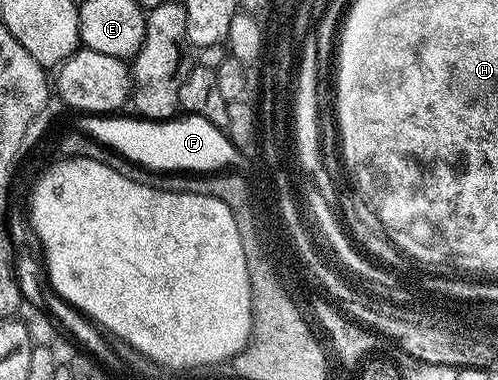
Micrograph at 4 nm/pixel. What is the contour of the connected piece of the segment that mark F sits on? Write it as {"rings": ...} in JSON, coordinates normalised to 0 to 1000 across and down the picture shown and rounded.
{"rings":[[[269,303],[245,305],[167,305],[163,347],[175,361],[189,363],[215,392],[239,403],[243,413],[255,413],[257,421],[303,445],[380,450],[392,461],[422,455],[422,442],[430,434],[430,408],[442,403],[434,387],[438,387],[438,358],[448,342],[430,332],[418,313],[392,303],[365,303],[339,318],[295,318]]]}

